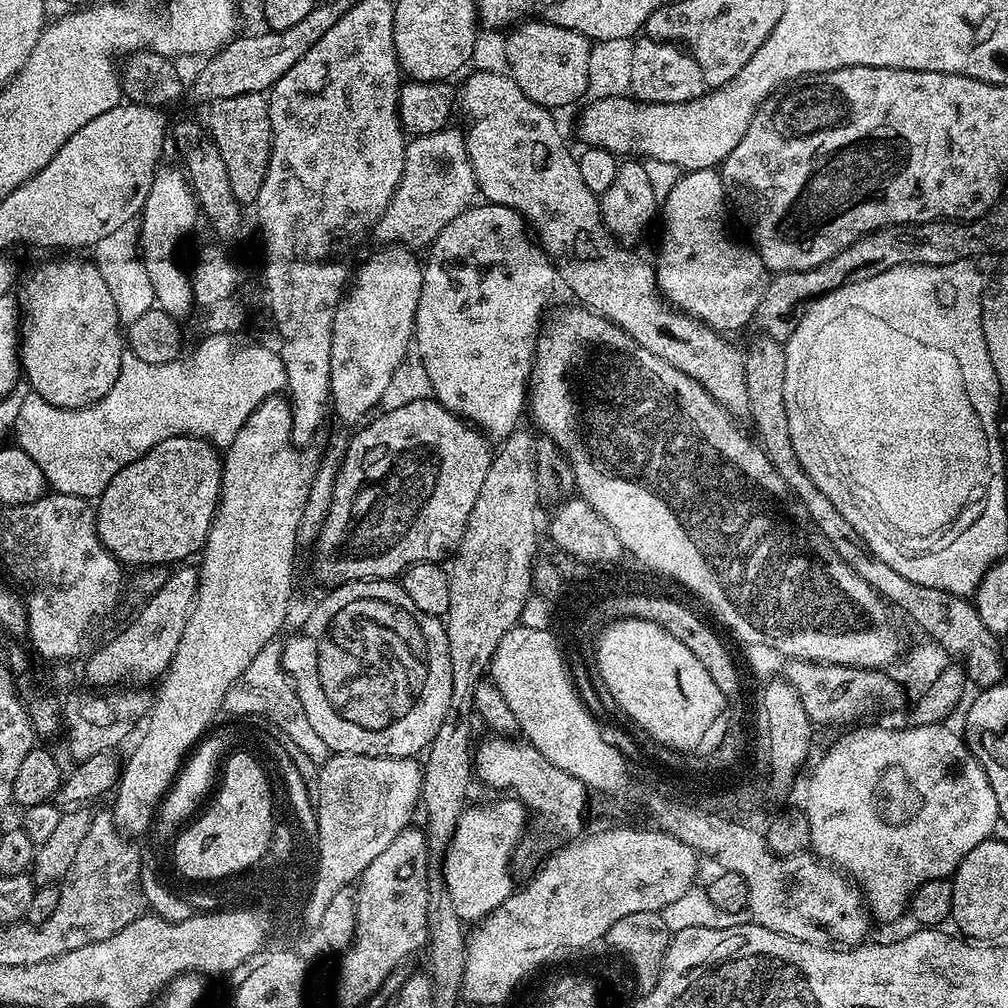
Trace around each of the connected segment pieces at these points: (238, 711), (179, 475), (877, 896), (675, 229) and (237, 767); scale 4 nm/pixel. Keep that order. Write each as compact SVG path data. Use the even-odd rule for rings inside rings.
M279 639L262 646L262 650L258 650L255 655L254 662L250 662L250 666L246 666L246 670L242 670L240 677L230 686L224 699L223 711L233 712L236 716L261 716L262 719L269 720L296 752L298 750L312 760L323 762L330 755L328 747L326 742L322 742L322 738L318 738L314 726L310 726L310 718L306 718L306 710L302 710L302 702L298 702L295 685L284 673L283 653L284 645Z
M175 436L166 438L166 442L158 442L158 446L151 448L145 456L118 470L94 508L96 533L104 549L124 566L170 566L174 560L184 562L188 560L187 556L195 557L203 549L212 520L216 517L216 506L220 503L221 467L217 449L207 440Z
M943 723L930 725L903 726L904 728L868 728L841 744L836 744L816 764L812 777L808 780L808 793L804 796L802 811L809 824L811 851L819 859L843 870L858 885L859 891L866 897L866 908L873 921L881 920L888 924L901 915L905 915L908 899L918 885L927 880L942 880L951 877L966 854L983 840L989 839L1000 820L998 798L994 798L994 786L986 778L986 770L974 758L959 731L951 732Z
M693 168L685 171L680 181L671 185L667 192L668 197L662 200L664 229L660 232L660 257L654 260L656 282L663 295L689 316L709 324L715 332L733 334L739 328L751 325L758 310L758 302L762 302L770 273L755 250L751 247L743 248L728 233L728 224L724 221L726 193L721 173L716 168Z
M229 755L210 803L175 837L176 845L172 848L175 871L189 876L218 876L244 867L263 852L268 830L268 788L264 788L260 768L252 764L249 756Z

